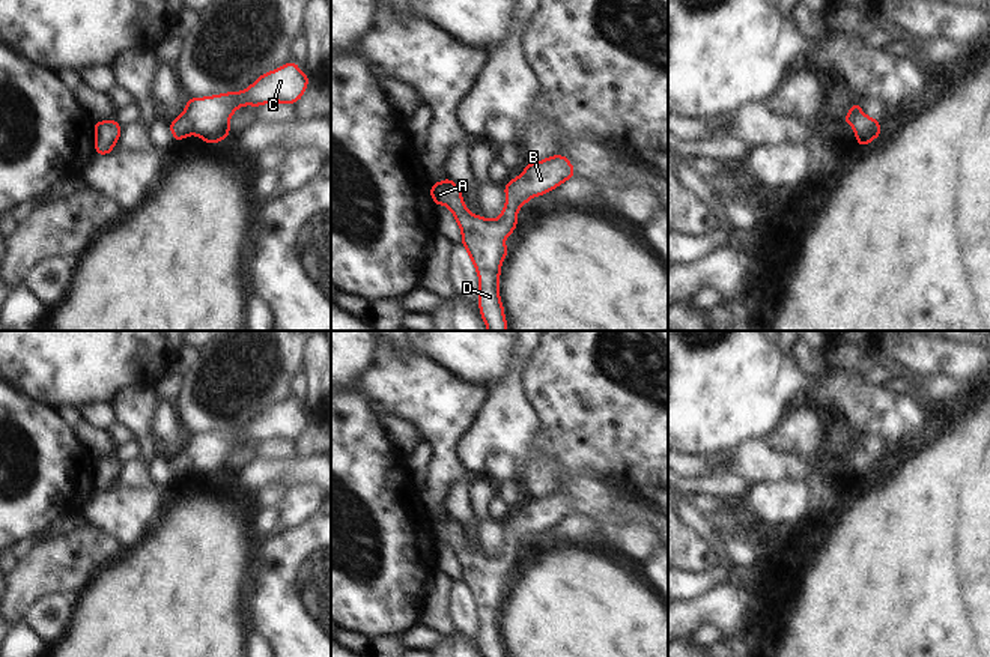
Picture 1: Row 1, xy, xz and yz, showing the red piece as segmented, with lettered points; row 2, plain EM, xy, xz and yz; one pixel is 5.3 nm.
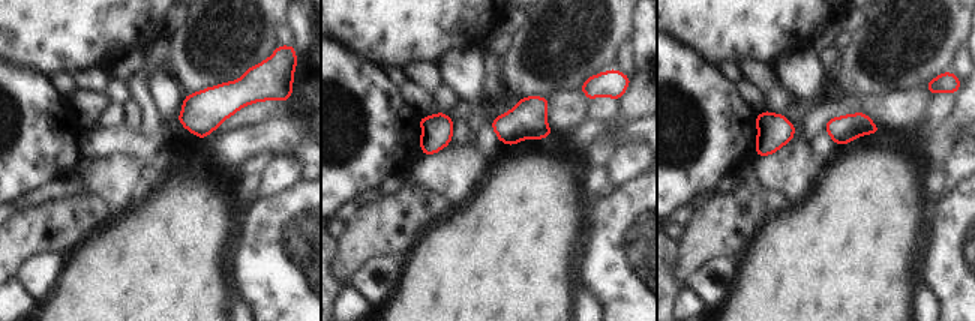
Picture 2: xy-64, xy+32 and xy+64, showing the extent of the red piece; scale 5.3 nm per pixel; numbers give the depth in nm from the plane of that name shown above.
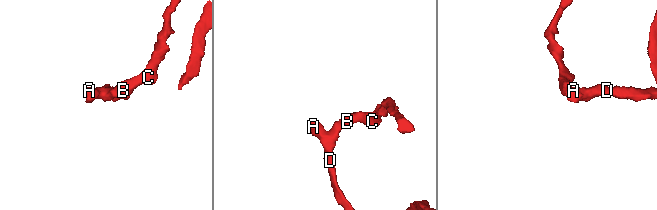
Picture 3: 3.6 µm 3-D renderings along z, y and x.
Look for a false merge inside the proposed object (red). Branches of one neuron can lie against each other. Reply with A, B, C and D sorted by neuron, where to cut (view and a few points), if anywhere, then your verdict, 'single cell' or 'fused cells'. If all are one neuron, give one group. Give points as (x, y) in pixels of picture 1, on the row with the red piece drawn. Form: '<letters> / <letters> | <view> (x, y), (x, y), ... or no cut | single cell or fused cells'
A B C D | no cut | single cell

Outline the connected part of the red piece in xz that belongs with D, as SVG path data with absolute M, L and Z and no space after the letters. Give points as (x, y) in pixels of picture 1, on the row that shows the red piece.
M554 155L539 162L530 162L522 174L504 185L506 206L497 220L471 213L462 200L462 188L448 177L430 186L433 204L445 204L462 230L460 244L477 269L478 307L487 331L507 331L500 299L500 272L509 253L504 239L518 227L519 207L573 176L575 170L567 156Z

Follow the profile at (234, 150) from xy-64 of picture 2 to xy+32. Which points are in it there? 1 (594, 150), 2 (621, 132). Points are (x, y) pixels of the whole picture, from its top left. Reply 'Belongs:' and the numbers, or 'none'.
Belongs: 2

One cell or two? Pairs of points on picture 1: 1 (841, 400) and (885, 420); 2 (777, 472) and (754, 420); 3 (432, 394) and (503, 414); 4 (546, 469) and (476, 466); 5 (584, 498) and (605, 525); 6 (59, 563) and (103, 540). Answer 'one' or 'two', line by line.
1: one
2: two
3: two
4: two
5: one
6: one

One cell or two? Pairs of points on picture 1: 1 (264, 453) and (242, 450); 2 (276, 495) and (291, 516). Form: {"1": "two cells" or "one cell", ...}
{"1": "two cells", "2": "two cells"}

